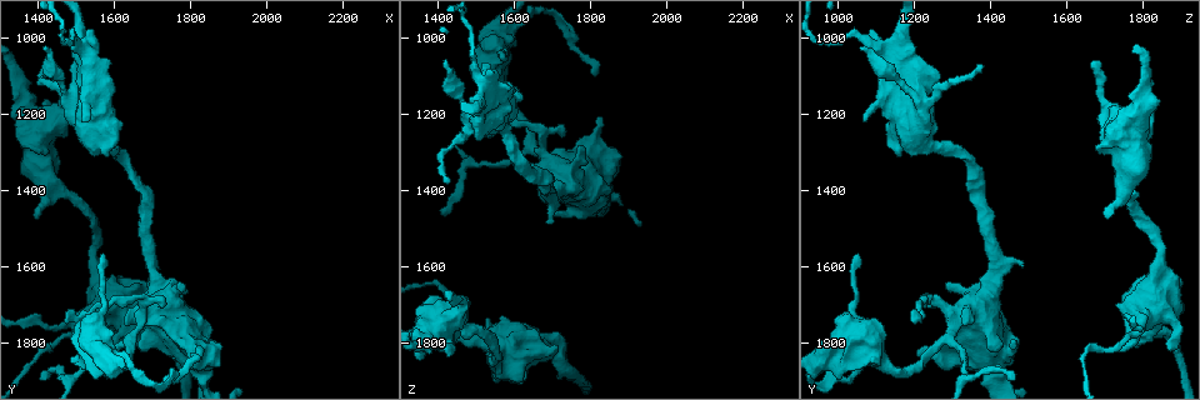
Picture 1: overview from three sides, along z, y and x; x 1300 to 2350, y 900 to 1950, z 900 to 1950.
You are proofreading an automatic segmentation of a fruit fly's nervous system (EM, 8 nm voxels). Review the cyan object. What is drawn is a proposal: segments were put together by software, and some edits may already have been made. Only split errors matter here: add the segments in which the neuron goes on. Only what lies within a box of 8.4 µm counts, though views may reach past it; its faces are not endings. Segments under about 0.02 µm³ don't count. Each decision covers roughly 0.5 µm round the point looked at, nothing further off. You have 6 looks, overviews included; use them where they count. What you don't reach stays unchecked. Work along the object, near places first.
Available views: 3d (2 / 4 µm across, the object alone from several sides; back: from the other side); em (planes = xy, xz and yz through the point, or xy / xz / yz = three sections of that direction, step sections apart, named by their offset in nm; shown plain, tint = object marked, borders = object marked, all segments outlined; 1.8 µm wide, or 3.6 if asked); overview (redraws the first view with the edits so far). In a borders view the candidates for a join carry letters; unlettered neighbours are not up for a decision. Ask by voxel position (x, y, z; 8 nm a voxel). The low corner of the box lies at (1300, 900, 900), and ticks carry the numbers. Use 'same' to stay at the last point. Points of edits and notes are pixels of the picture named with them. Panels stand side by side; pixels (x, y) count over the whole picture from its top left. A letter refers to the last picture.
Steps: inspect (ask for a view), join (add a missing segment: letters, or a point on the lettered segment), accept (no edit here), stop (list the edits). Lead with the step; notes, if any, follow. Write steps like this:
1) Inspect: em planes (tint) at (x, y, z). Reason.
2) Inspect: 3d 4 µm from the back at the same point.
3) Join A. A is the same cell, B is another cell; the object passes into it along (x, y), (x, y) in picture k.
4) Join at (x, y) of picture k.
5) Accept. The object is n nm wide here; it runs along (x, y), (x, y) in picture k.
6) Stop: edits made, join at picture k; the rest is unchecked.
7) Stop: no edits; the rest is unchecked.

Inspect: 3d 4 µm at (1460, 1785, 1760). Calibre changes.

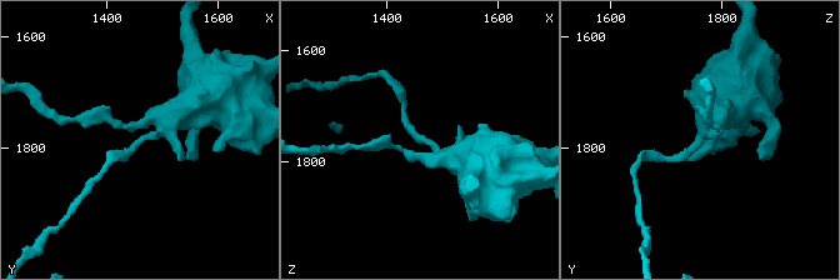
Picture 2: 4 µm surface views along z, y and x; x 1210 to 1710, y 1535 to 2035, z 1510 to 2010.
Inspect: em planes (borders) at (1460, 1785, 1765).

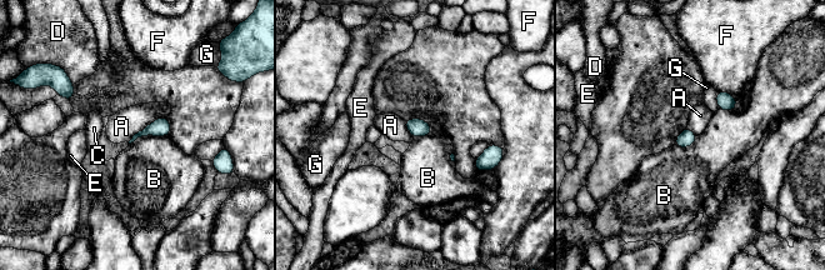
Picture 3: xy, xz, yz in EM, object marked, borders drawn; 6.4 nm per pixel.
Accept. A, B, C, D, E, F and G are other cells; a border runs along (168, 135), (141, 135), (129, 144) in picture 3; none of them fits.

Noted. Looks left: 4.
Inspect: em planes (borders) at (1400, 1465, 1710). An open end.

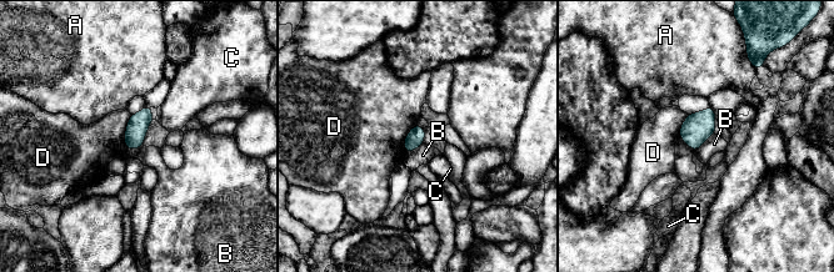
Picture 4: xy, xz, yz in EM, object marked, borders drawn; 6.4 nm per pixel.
Accept. The object is 120 nm wide here; A, B, C and D are other cells; no lettered segment goes on from it.

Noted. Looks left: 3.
Inspect: em yz step 4 (tint) at (1635, 1790, 1280). Small branch off a trunk.

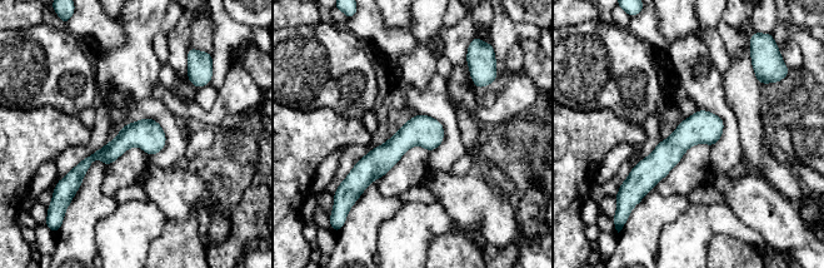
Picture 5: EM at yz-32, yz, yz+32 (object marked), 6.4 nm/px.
Inspect: em planes (tint) at the same point.

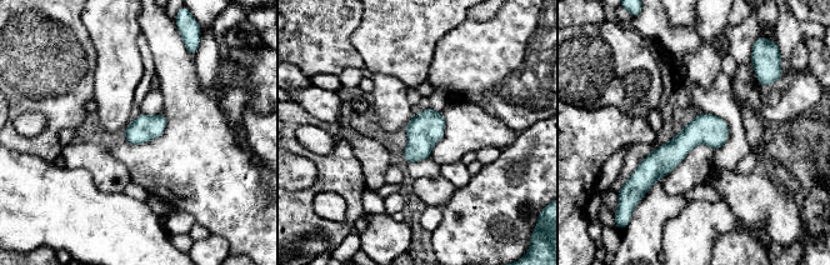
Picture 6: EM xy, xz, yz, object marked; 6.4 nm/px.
Inspect: em planes (borders) at the same point.

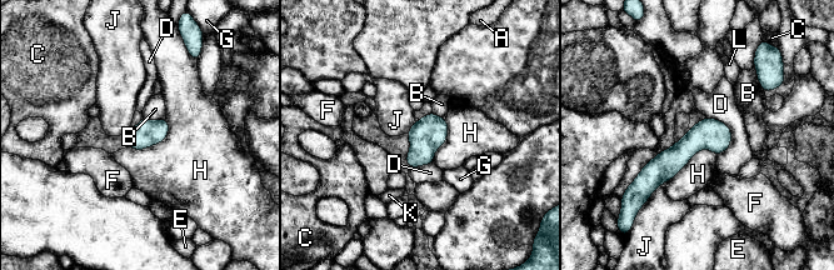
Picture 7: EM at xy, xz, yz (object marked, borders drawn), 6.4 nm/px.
Accept. A, B, C, D, E, F, G, H, J, K and L are other cells; none of them fits.

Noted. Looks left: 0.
Stop: no edits; the rest is unchecked.

